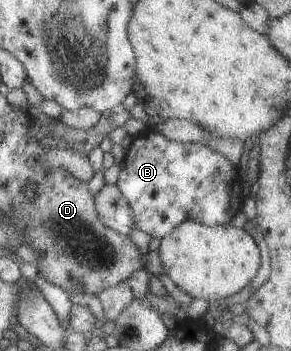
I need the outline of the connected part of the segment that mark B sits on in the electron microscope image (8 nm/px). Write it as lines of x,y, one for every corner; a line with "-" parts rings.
145,129
132,136
129,145
124,150
115,185
128,201
130,210
133,212
133,226
136,230
145,232
150,238
160,240
170,234
174,227
184,219
190,219
206,226
230,224
230,218
240,210
244,200
241,190
242,181
239,168
208,145
168,140
156,130

